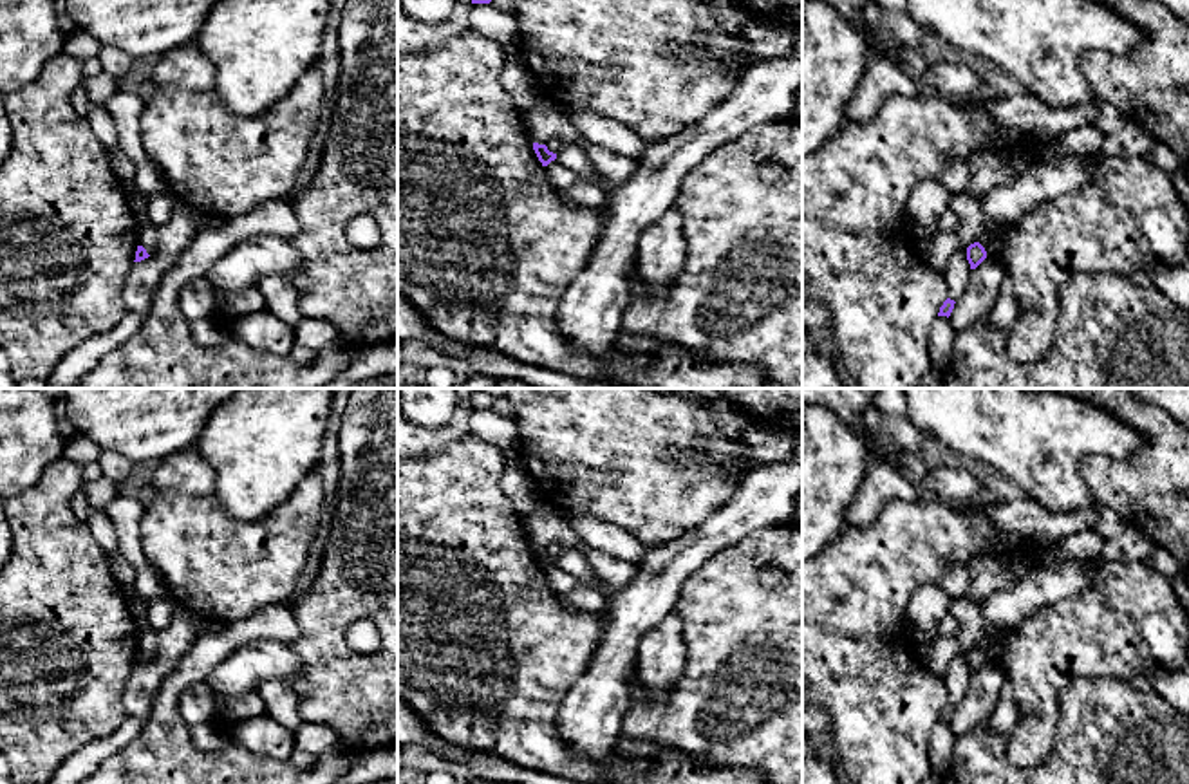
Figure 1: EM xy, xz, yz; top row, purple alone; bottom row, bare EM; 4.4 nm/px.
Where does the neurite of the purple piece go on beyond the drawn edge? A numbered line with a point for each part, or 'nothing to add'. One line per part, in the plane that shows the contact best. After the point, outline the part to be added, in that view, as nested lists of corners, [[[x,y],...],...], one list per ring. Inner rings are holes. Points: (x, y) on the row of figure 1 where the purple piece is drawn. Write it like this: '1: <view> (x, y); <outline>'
nothing to add

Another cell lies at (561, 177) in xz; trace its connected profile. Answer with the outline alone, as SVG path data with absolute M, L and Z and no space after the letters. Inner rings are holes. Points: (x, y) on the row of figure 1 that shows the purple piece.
M557 159L544 168L549 182L555 186L557 191L567 191L575 181L582 179L569 168L562 166Z

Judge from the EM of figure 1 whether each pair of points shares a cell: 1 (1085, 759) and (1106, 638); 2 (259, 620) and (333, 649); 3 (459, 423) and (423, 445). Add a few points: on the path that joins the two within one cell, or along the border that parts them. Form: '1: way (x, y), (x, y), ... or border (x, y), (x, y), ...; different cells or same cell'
1: border (1141, 680), (1077, 678), (1061, 698); different cells
2: border (290, 606), (299, 629), (299, 636), (291, 644); different cells
3: way (450, 432), (432, 441); same cell

